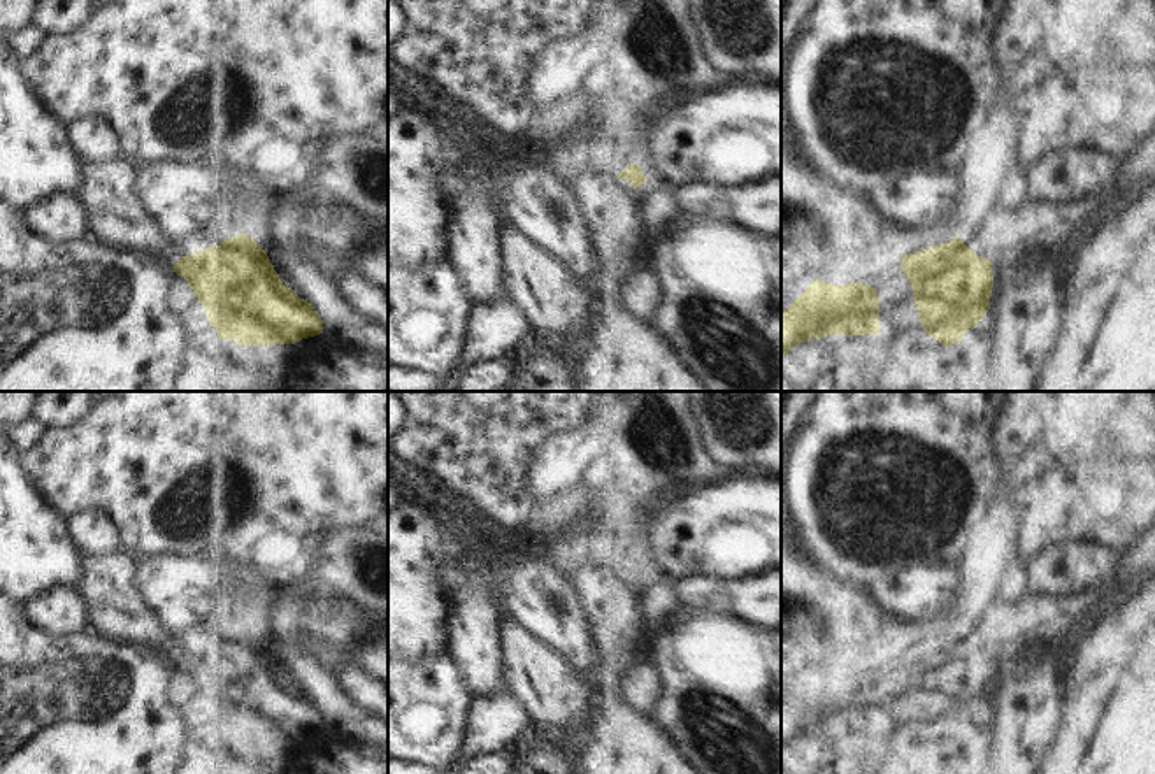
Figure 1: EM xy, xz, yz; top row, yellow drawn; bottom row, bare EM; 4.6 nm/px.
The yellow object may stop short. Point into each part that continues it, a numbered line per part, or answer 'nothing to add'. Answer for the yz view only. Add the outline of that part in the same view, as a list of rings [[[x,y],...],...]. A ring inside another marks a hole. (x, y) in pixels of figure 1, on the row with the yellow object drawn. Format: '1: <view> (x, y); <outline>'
1: yz (996, 230); [[[1134,158],[1116,160],[1115,177],[1101,191],[1092,191],[1069,202],[1048,204],[1025,198],[1022,204],[1009,207],[988,197],[976,209],[960,239],[978,256],[990,262],[1034,254],[1041,249],[1062,254],[1074,240],[1088,237],[1099,226],[1120,216],[1129,204],[1137,202],[1153,184],[1155,165],[1136,176]]]

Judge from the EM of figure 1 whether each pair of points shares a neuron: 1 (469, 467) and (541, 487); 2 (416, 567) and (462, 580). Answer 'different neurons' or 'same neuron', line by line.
1: different neurons
2: different neurons

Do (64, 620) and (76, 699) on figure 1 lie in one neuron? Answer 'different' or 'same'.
different

